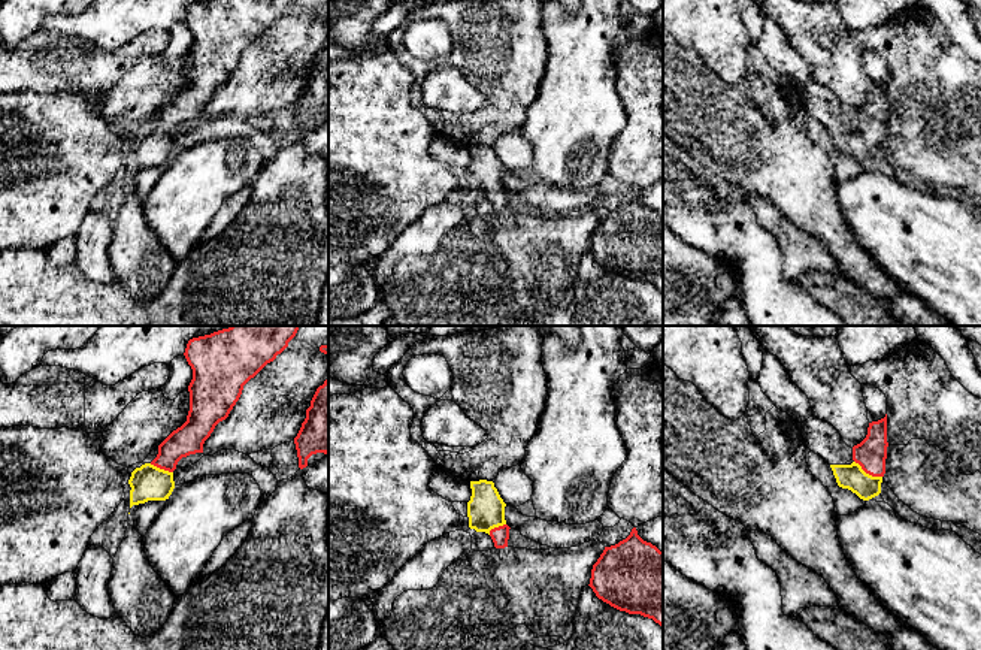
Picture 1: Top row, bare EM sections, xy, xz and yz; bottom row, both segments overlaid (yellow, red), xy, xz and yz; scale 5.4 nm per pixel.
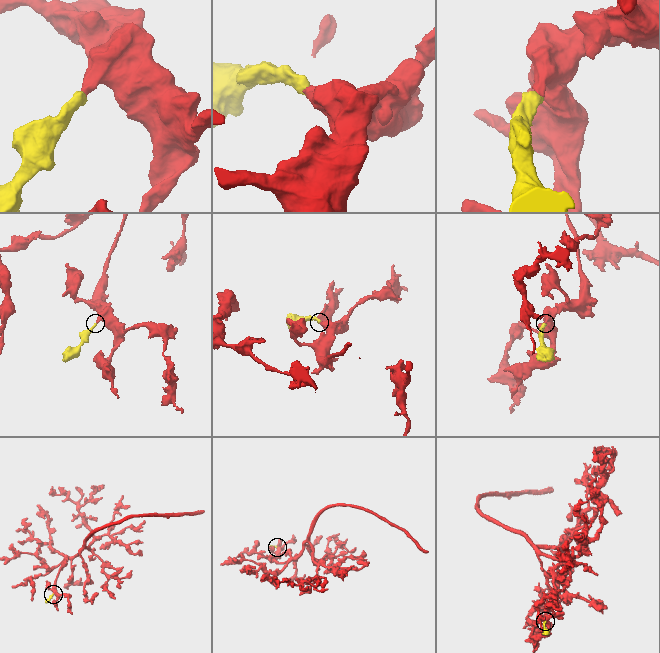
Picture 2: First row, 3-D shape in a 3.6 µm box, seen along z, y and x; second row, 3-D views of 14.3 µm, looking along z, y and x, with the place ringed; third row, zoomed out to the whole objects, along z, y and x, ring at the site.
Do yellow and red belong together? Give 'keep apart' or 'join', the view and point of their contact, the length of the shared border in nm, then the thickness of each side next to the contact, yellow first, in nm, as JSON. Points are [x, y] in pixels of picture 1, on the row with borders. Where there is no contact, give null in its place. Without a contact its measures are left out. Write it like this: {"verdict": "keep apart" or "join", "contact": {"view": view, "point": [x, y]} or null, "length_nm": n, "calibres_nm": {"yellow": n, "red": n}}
{"verdict": "join", "contact": {"view": "yz", "point": [868, 474]}, "length_nm": 180, "calibres_nm": {"yellow": 140, "red": 170}}

